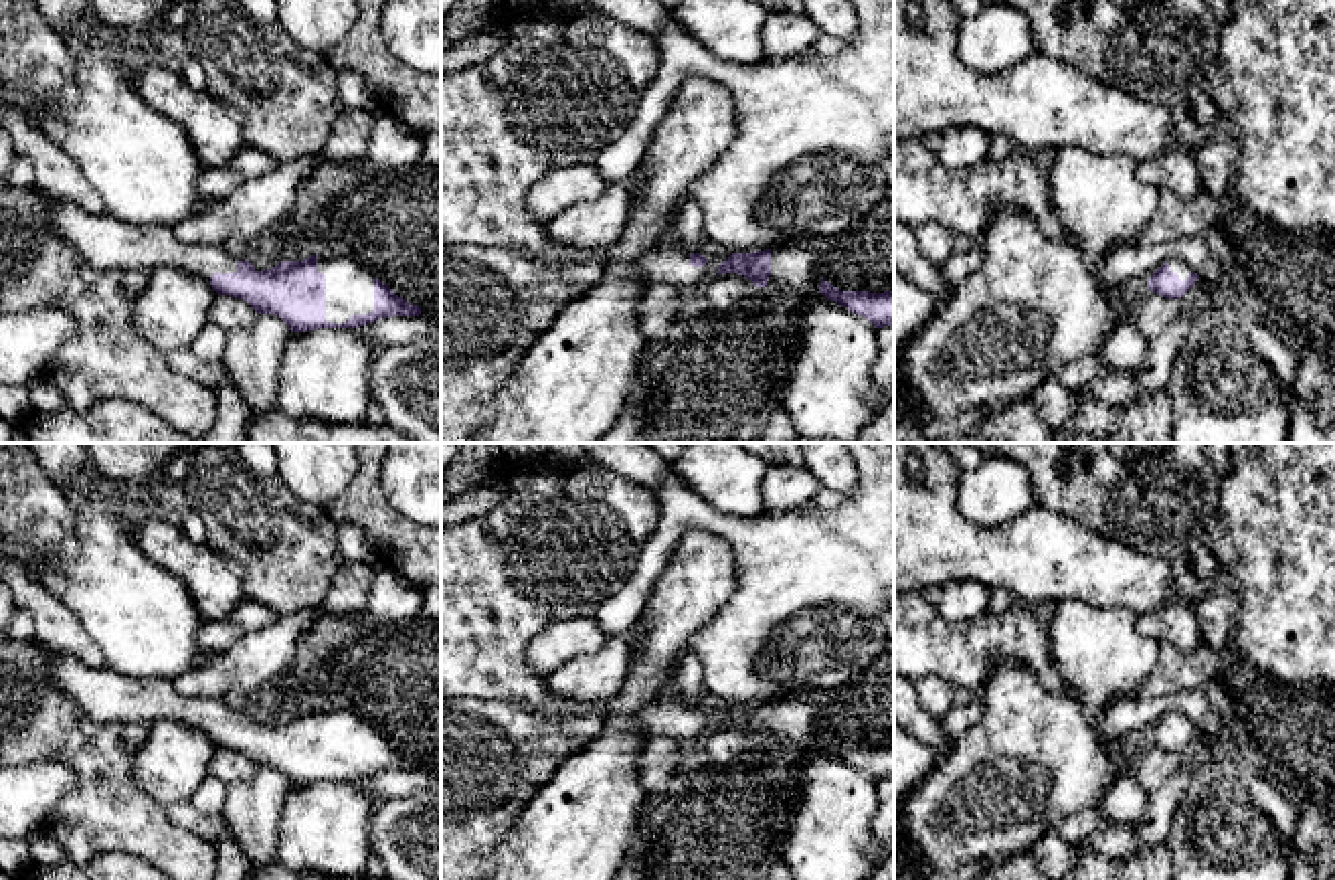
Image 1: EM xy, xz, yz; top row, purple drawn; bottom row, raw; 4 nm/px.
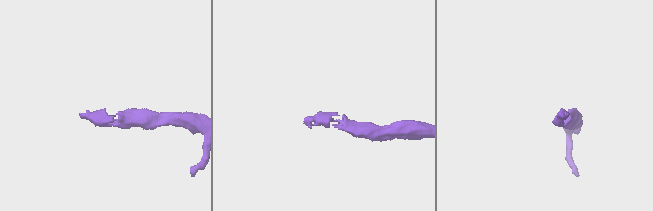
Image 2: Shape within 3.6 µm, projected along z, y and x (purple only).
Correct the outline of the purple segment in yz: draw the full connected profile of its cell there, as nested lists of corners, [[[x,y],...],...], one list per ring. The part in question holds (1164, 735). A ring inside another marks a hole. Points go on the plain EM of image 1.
[[[1171,710],[1153,724],[1147,742],[1165,753],[1179,753],[1195,738],[1197,730],[1183,712]]]

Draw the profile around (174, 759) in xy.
[[[160,718],[148,726],[148,738],[134,761],[134,775],[164,807],[190,801],[212,773],[216,751],[208,732],[174,718]]]

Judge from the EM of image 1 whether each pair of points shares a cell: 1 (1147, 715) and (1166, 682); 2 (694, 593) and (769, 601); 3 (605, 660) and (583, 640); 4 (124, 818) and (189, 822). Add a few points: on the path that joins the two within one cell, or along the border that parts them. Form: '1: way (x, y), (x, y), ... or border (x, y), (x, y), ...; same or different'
1: border (1200, 686), (1127, 700); different
2: border (735, 551), (737, 587), (696, 632); different
3: border (609, 636), (599, 648), (563, 662), (553, 672); different
4: border (164, 808), (176, 826), (213, 842); different

